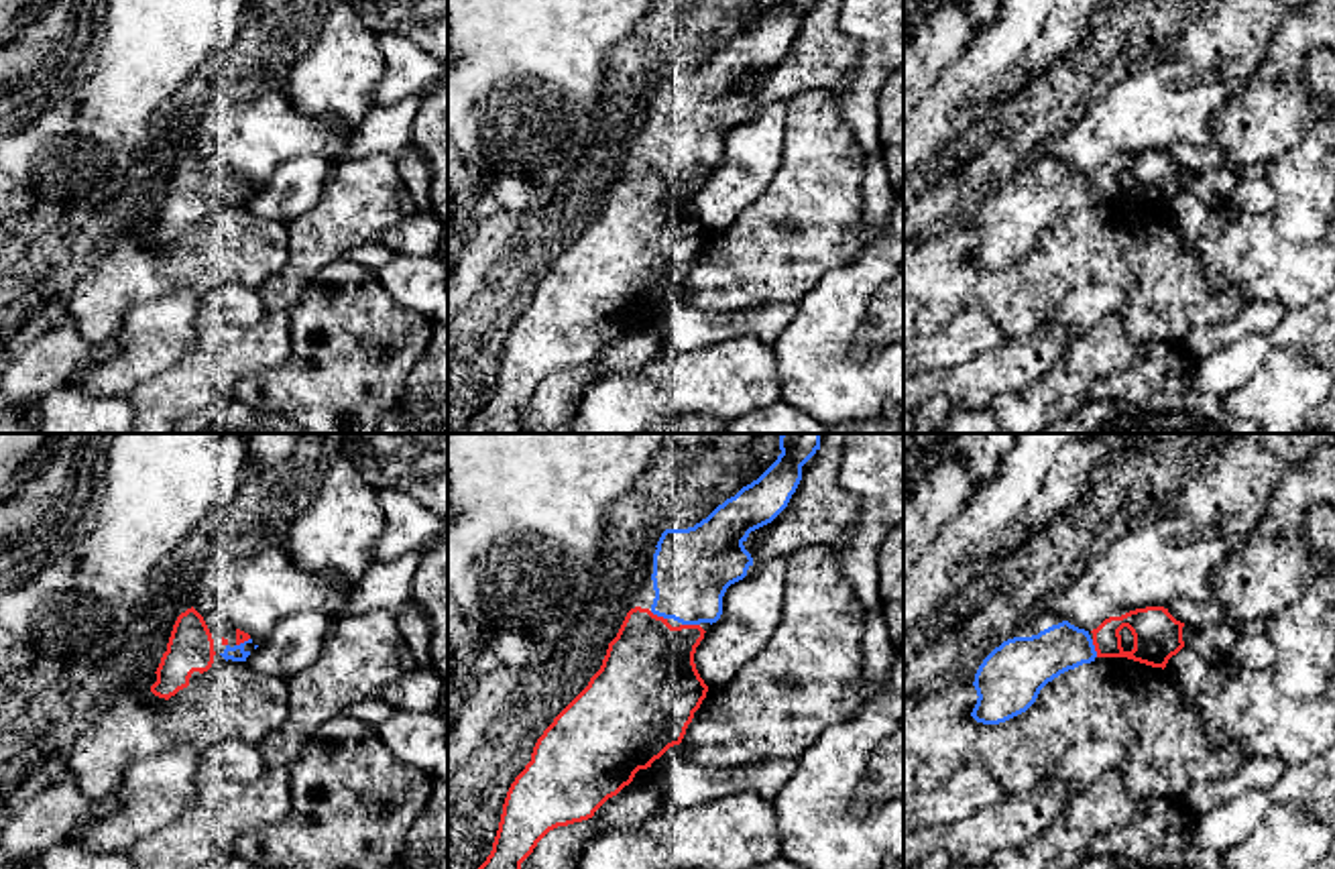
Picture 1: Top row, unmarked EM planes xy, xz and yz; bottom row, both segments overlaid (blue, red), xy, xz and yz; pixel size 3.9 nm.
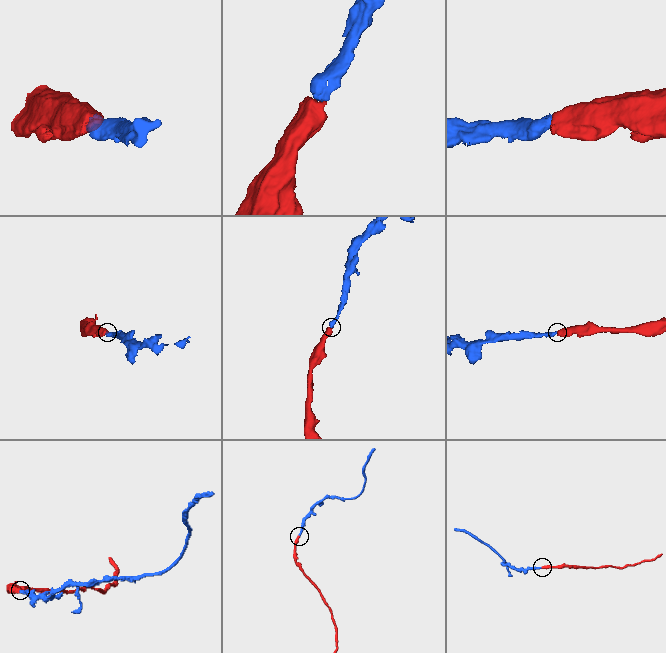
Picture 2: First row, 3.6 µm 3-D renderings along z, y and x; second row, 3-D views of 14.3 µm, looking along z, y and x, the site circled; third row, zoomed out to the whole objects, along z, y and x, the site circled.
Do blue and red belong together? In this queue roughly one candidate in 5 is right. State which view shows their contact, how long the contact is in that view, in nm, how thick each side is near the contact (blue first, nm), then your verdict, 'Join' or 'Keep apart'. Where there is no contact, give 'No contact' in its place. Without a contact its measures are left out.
Touches blue in xz. Shared border 70 nm. Thickness 320 nm (blue) against 360 nm. Join

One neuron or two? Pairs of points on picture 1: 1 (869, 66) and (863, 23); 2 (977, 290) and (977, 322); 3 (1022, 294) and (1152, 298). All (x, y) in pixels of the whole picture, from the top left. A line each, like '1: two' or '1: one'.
1: one
2: two
3: one

